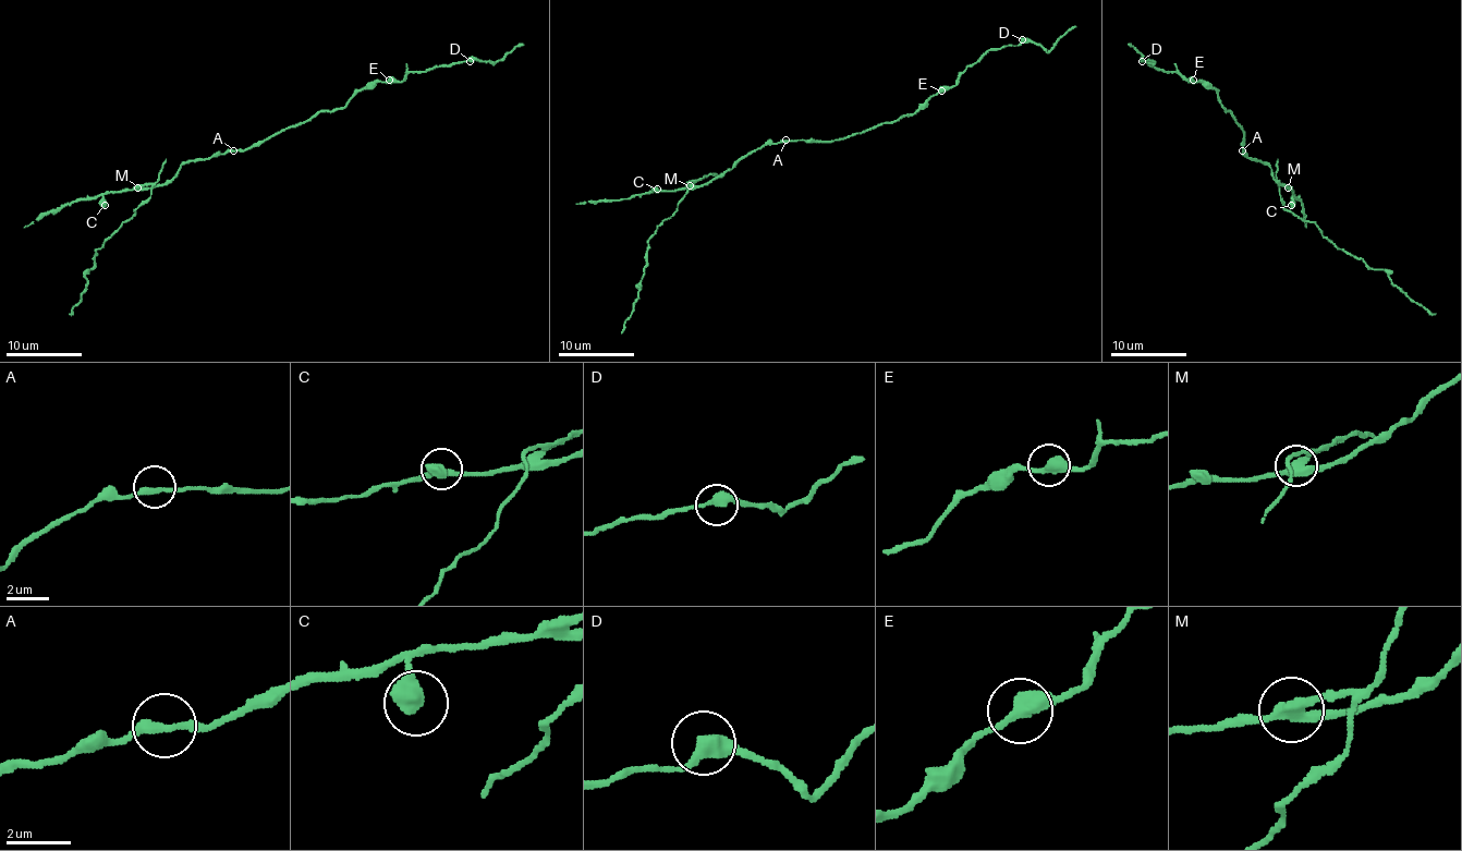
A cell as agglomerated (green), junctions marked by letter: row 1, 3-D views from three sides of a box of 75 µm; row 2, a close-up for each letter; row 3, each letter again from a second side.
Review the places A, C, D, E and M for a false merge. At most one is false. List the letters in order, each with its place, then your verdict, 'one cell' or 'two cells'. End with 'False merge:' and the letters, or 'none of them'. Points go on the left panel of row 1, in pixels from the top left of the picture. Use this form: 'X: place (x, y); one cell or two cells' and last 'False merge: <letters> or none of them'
A: place (233, 150); one cell
C: place (105, 205); one cell
D: place (470, 61); one cell
E: place (389, 80); one cell
M: place (137, 187); two cells
False merge: M

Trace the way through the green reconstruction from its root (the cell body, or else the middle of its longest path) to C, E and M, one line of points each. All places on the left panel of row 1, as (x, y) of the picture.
C: (233, 152), (187, 159), (167, 182), (154, 187), (107, 192), (102, 195), (105, 205)
E: (233, 152), (258, 146), (320, 112), (338, 110), (358, 92), (389, 80)
M: (233, 152), (187, 159), (167, 182), (154, 187), (136, 187)

